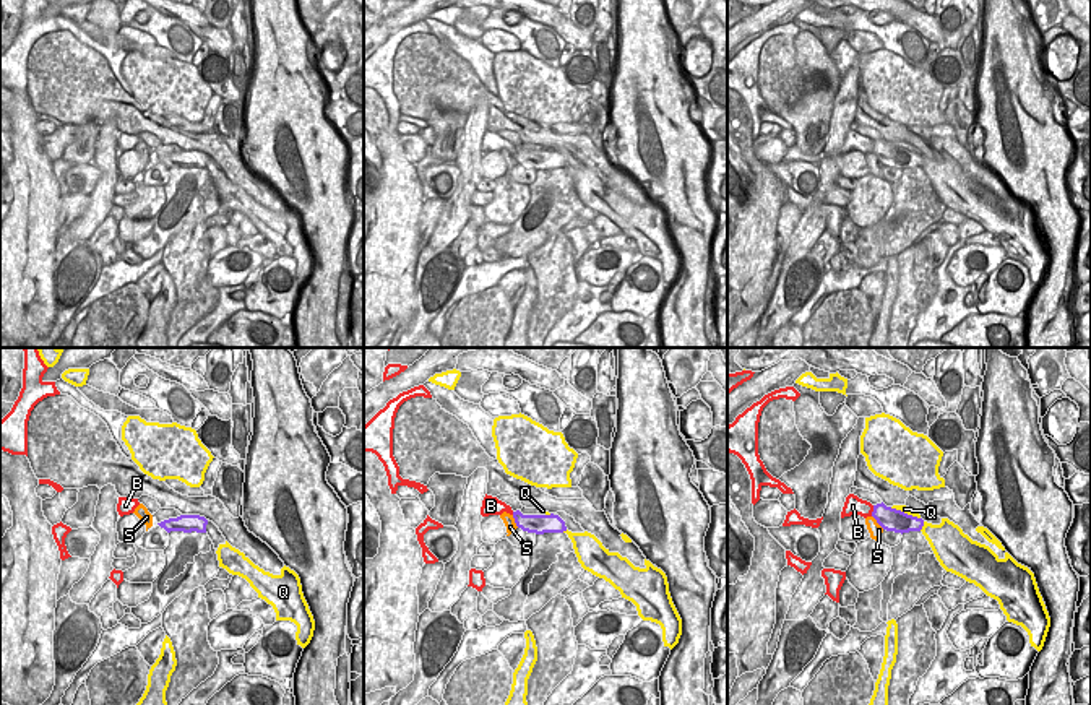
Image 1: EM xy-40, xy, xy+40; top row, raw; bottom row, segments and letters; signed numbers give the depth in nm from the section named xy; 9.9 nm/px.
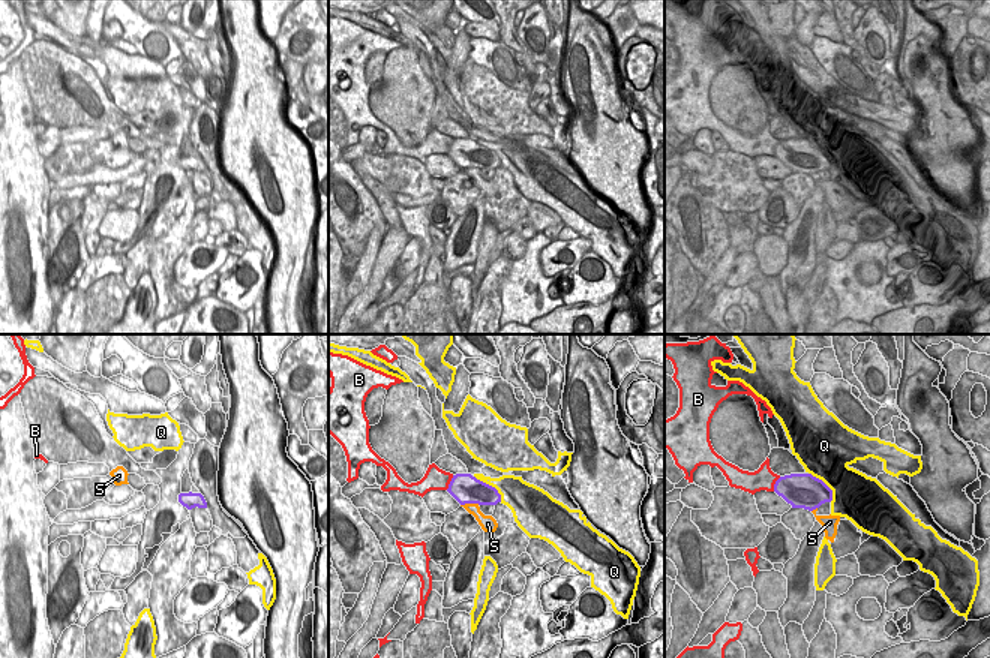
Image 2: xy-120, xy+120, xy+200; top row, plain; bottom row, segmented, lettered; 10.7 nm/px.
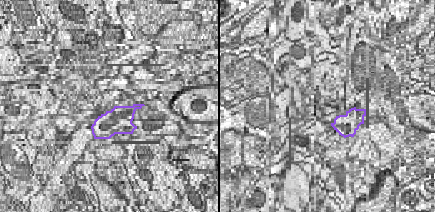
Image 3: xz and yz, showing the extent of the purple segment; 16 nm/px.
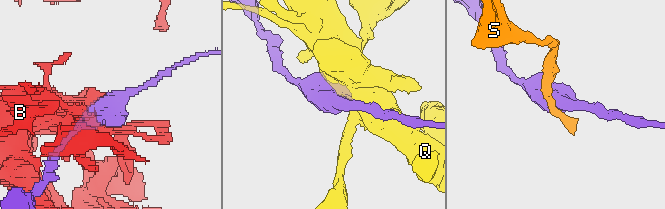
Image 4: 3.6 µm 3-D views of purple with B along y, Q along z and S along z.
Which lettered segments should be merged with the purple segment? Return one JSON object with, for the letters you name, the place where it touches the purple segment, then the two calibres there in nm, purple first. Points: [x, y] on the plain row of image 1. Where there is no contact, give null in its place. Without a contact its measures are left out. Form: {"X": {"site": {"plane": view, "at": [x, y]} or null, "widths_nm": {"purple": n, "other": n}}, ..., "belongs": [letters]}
{"belongs": []}

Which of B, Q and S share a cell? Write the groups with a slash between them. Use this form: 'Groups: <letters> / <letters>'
Groups: B / Q / S.

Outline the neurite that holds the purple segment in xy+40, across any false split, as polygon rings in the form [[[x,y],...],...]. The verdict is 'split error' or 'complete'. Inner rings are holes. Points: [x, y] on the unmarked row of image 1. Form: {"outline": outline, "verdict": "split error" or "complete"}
{"outline": [[[883,138],[873,141],[872,153],[883,166],[901,169],[901,171],[909,167],[921,167],[924,162],[922,154],[886,143]]], "verdict": "complete"}

